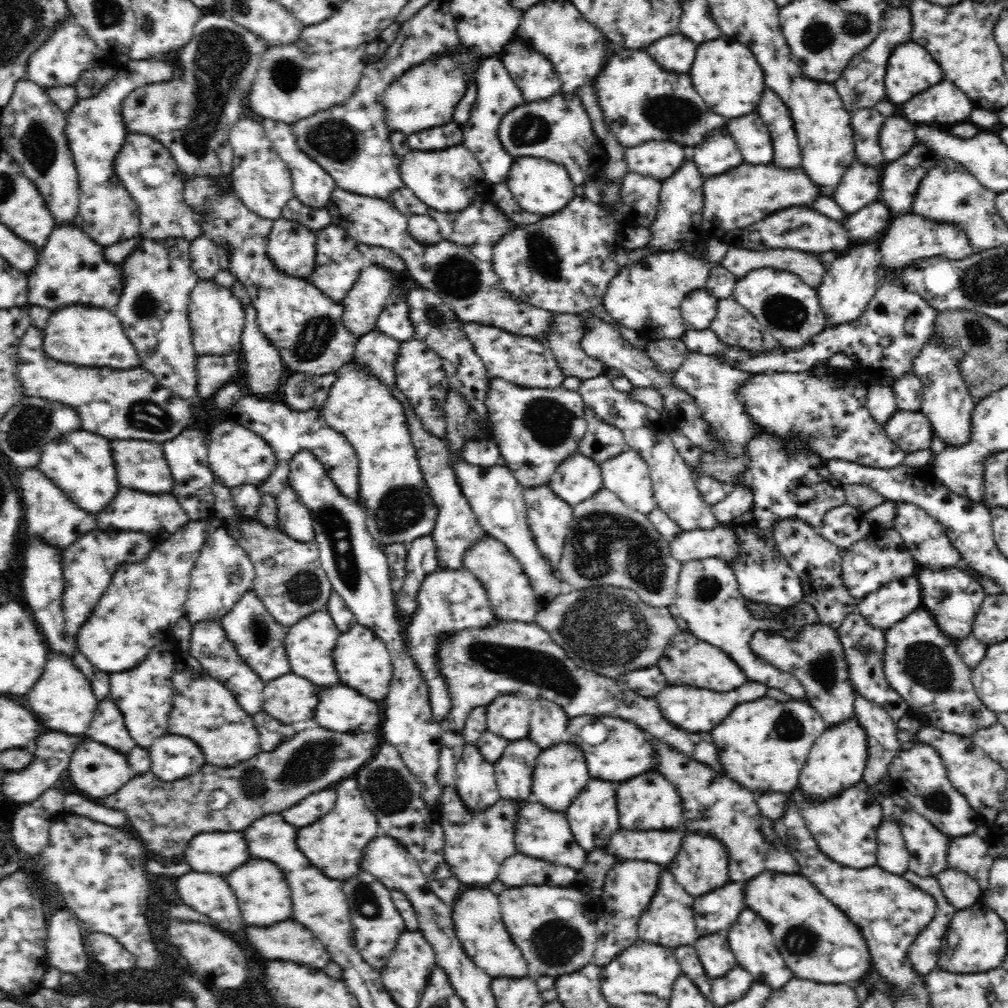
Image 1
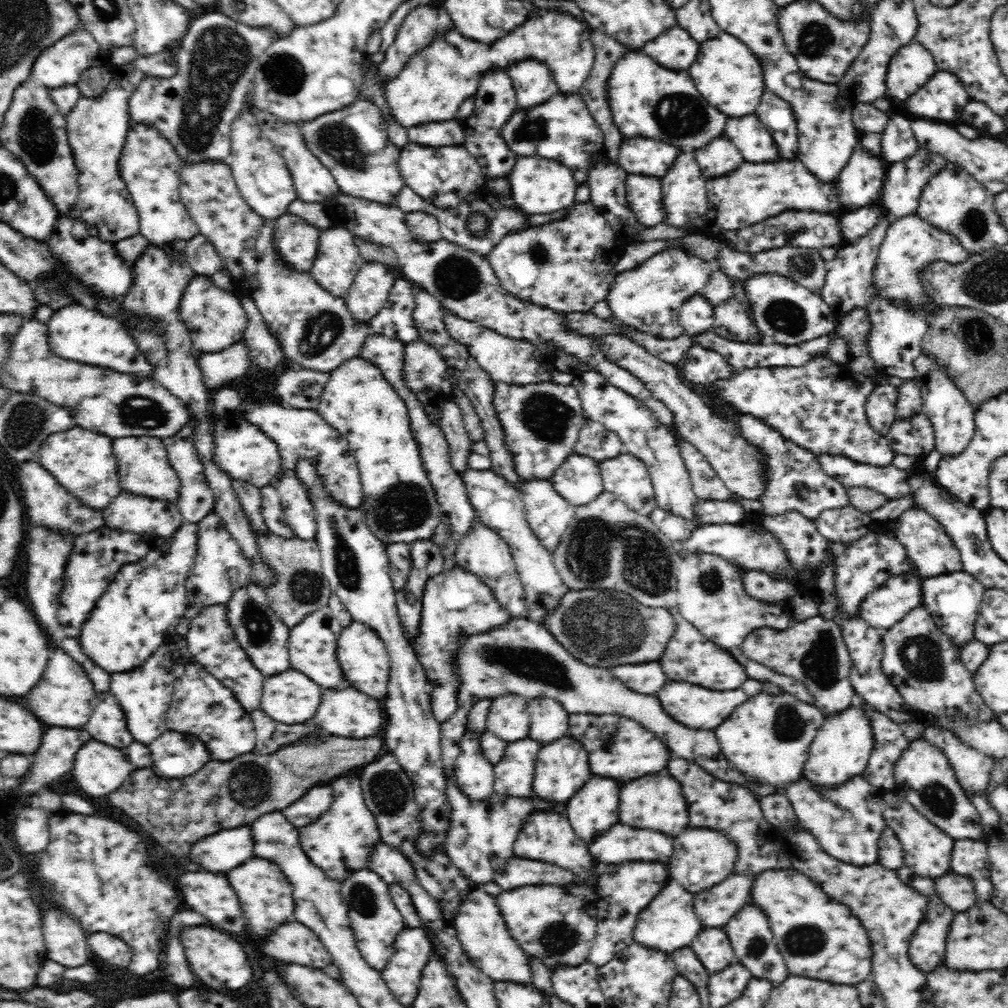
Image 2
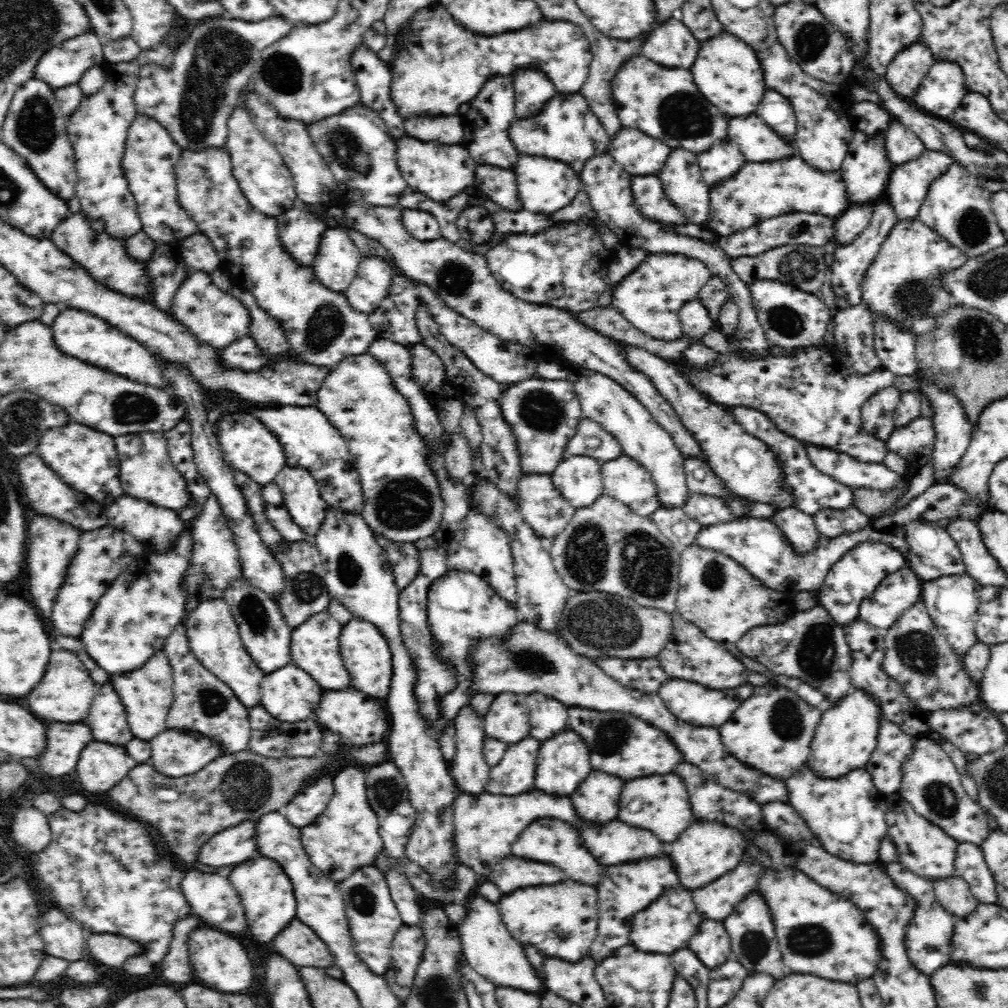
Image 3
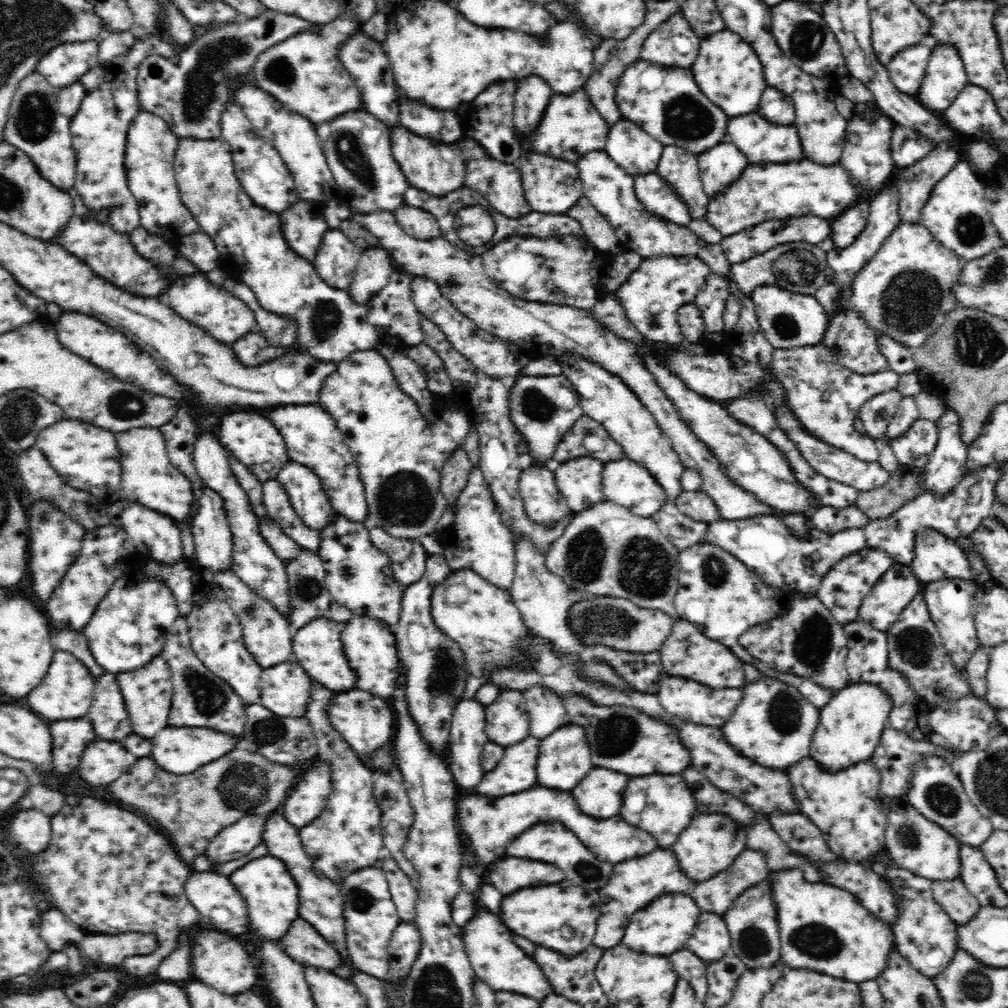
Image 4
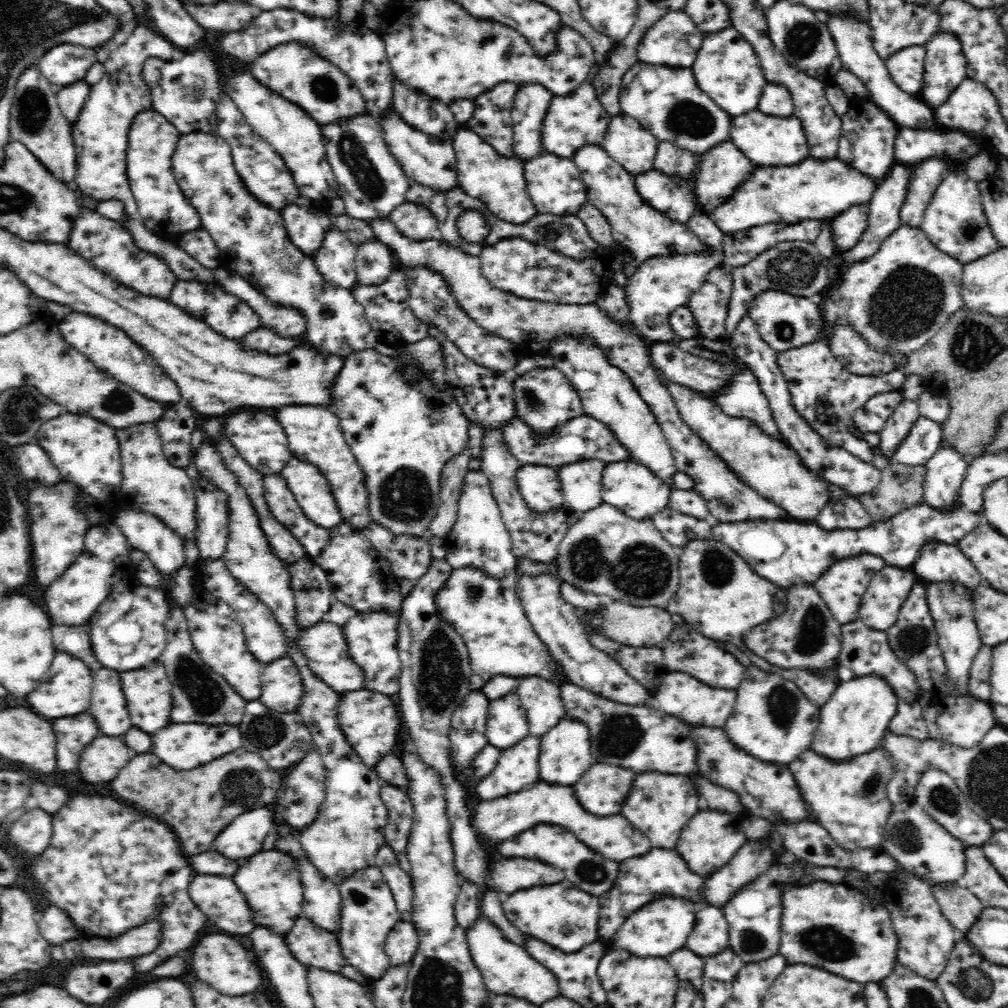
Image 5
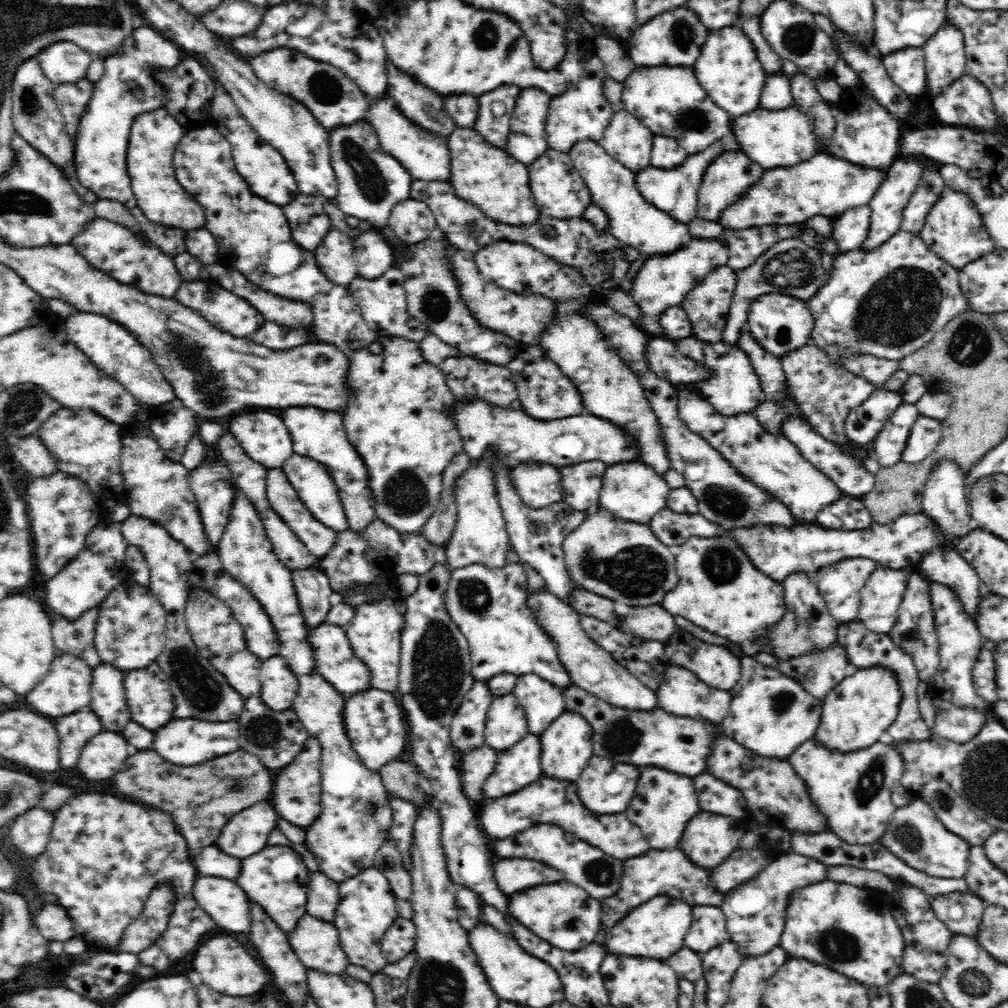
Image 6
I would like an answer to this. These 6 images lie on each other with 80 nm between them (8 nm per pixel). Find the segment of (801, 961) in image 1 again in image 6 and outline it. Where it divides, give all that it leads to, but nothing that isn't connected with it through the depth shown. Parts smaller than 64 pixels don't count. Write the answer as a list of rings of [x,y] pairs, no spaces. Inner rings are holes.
[[[818,882],[796,889],[789,896],[786,906],[786,920],[779,946],[794,958],[806,958],[810,962],[836,968],[836,972],[858,980],[865,985],[884,986],[902,970],[902,950],[905,942],[894,915],[863,891],[859,886],[838,884],[838,882]]]

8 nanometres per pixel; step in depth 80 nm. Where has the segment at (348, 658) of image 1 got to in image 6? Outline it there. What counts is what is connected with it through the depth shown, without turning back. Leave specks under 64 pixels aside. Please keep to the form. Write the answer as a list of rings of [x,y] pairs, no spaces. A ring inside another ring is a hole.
[[[399,597],[384,599],[378,603],[364,603],[355,607],[352,620],[343,627],[354,654],[370,668],[370,689],[394,692],[398,688],[400,638],[405,612],[405,600]]]

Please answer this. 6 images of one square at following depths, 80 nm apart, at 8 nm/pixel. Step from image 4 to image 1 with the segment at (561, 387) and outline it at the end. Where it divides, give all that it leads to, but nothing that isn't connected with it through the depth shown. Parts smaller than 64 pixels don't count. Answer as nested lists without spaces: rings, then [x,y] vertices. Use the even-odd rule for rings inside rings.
[[[490,377],[486,401],[487,427],[491,438],[497,444],[501,460],[513,472],[517,481],[524,487],[548,485],[559,463],[577,452],[578,444],[584,438],[587,422],[585,421],[585,403],[579,392],[562,388],[540,390],[525,388],[507,382],[500,377]]]

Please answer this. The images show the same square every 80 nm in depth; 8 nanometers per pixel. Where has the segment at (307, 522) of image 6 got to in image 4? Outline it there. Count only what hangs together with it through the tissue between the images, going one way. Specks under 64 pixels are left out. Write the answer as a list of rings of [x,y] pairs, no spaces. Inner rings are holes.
[[[274,479],[262,483],[262,486],[263,505],[266,507],[268,518],[278,523],[282,532],[301,548],[317,551],[321,540],[320,532],[311,530],[302,523],[302,519],[290,504],[288,493],[284,490],[282,483]]]

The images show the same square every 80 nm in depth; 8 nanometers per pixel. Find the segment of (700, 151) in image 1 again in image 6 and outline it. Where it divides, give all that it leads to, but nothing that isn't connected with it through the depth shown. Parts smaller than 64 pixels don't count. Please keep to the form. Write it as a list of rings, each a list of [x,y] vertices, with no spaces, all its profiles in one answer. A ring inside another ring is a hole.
[[[722,150],[704,170],[698,190],[697,216],[706,220],[718,220],[722,210],[736,202],[754,182],[762,170],[758,164],[750,161],[740,150]]]

